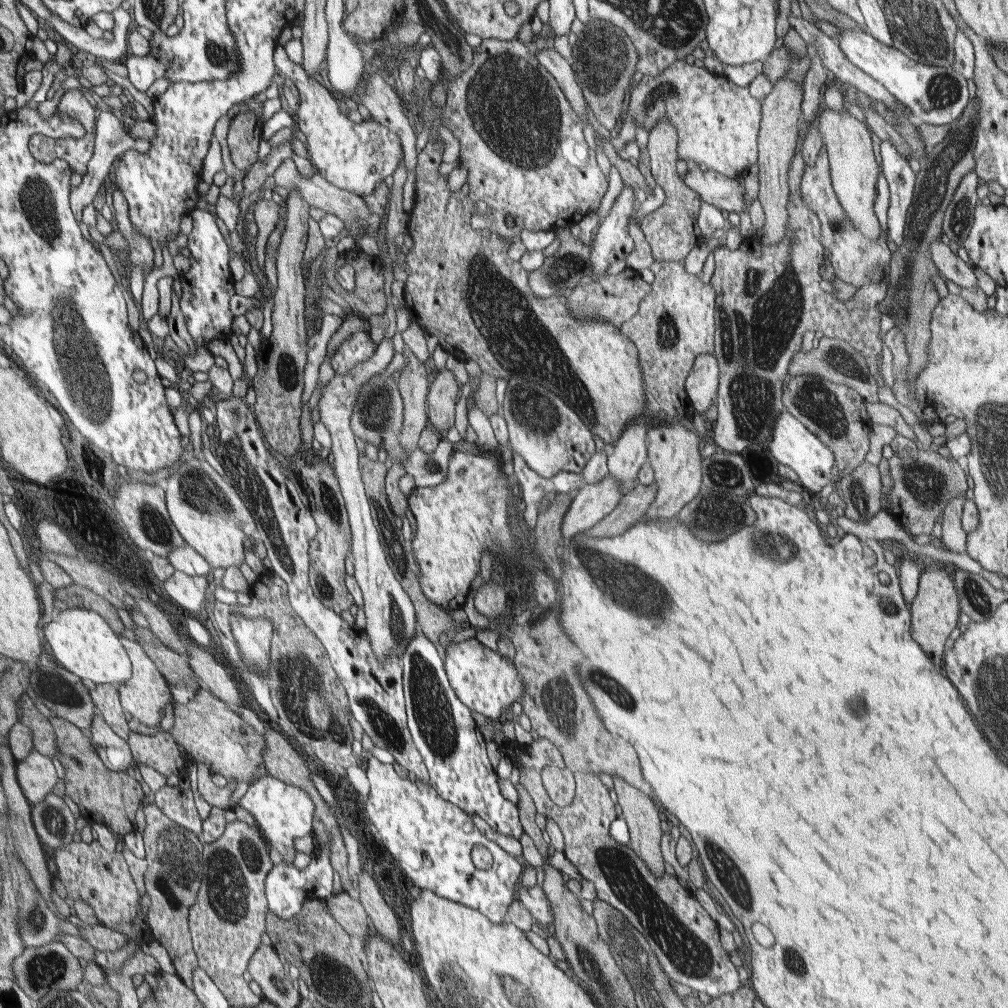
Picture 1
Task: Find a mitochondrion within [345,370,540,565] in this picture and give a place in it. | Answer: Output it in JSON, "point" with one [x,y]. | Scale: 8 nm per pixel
{"point":[378,412]}

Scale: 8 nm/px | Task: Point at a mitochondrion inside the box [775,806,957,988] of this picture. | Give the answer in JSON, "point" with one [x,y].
{"point":[795,958]}

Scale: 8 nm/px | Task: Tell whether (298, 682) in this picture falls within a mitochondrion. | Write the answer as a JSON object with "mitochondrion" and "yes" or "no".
{"mitochondrion":"yes"}

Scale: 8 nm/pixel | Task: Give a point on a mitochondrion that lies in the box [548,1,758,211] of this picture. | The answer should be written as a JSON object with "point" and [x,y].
{"point":[605,54]}

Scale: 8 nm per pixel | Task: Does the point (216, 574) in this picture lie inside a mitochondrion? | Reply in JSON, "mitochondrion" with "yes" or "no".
{"mitochondrion":"no"}

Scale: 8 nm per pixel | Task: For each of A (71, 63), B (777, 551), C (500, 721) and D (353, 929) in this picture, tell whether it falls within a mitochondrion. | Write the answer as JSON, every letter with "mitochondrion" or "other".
{"A":"other","B":"mitochondrion","C":"other","D":"other"}

